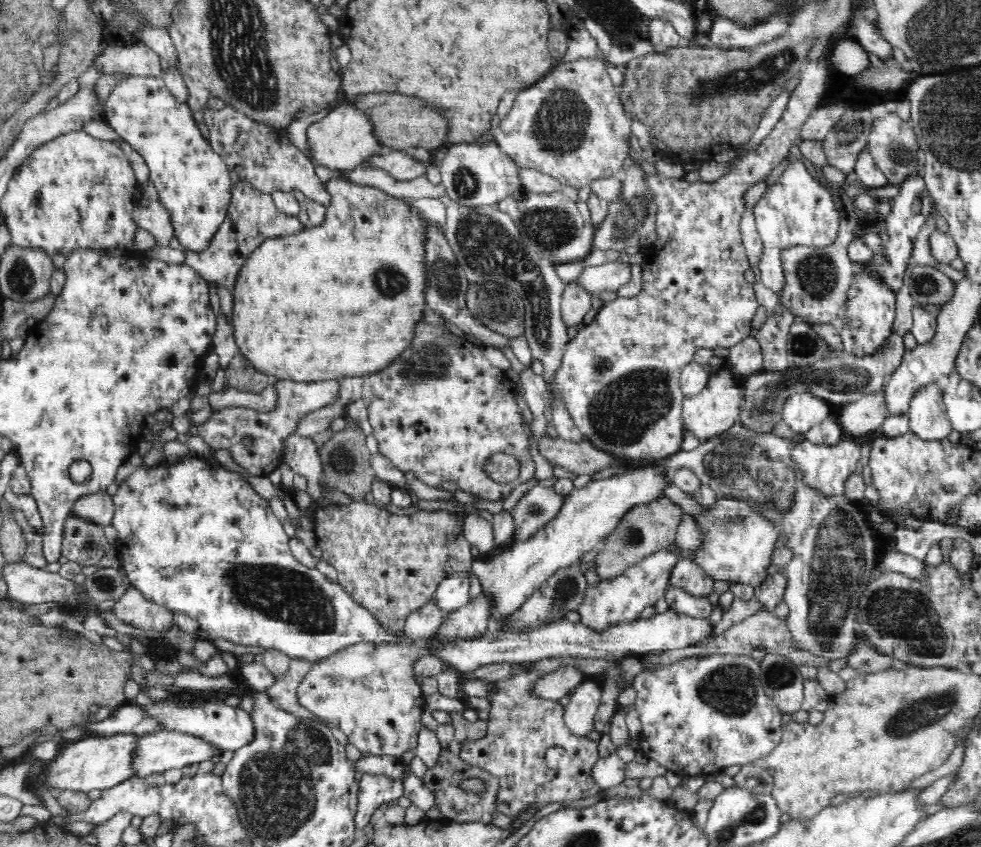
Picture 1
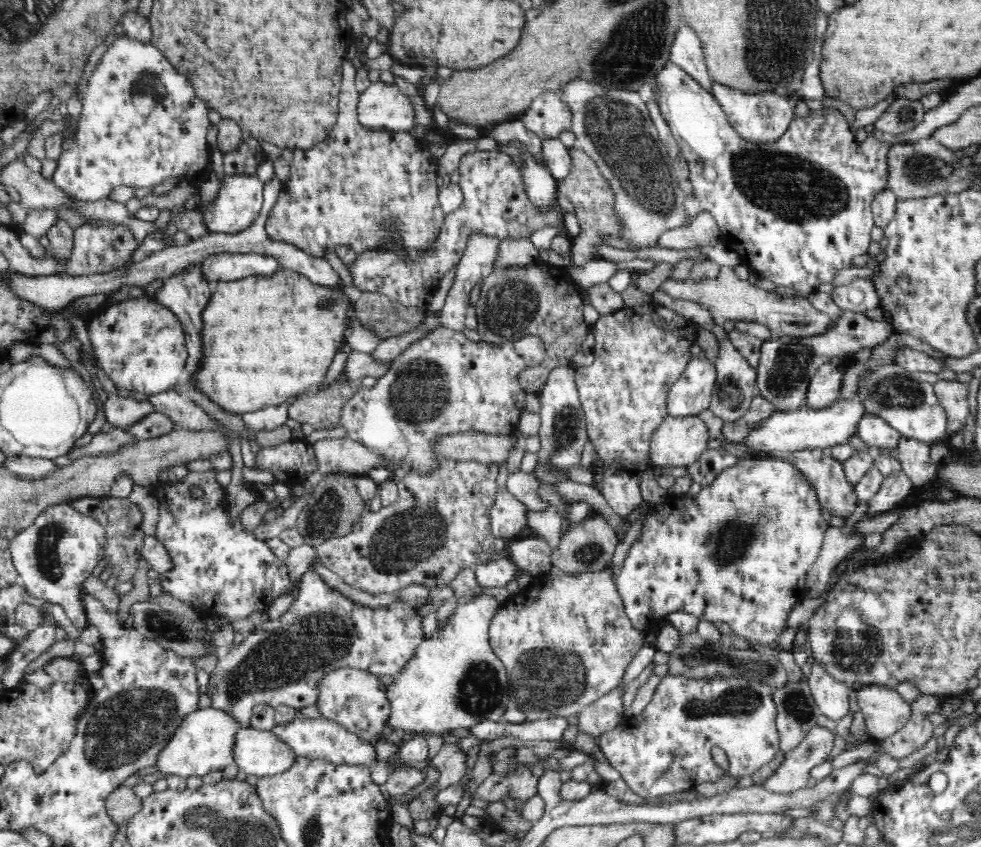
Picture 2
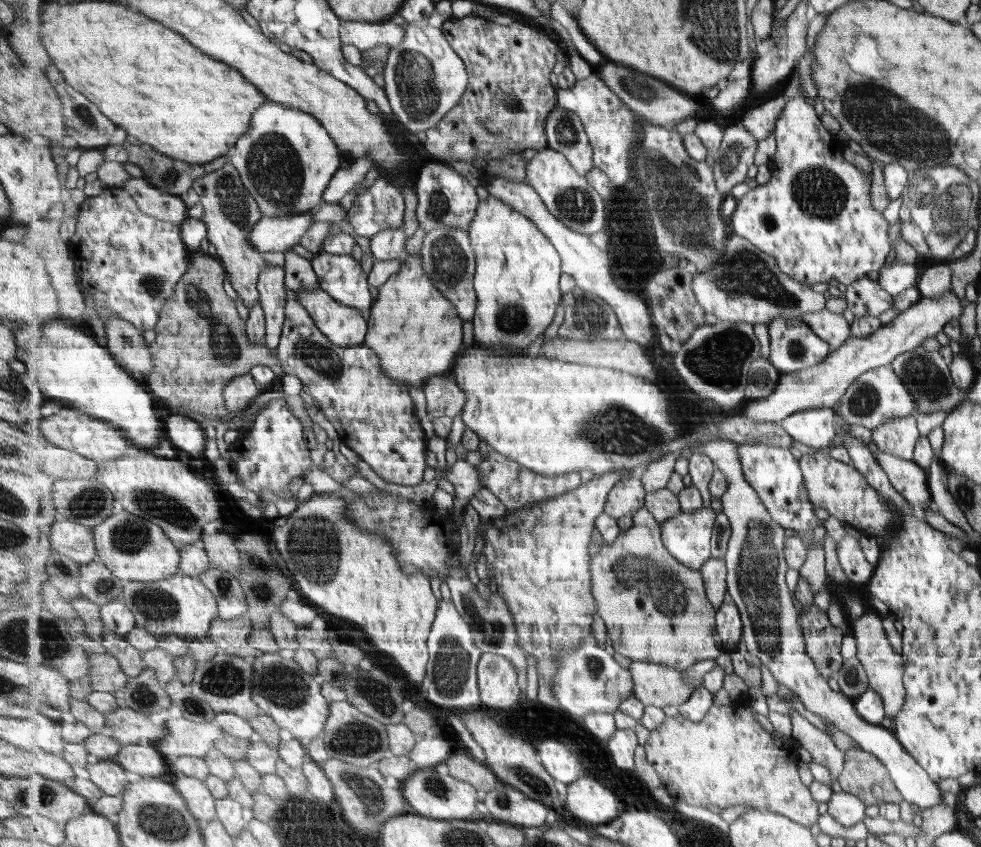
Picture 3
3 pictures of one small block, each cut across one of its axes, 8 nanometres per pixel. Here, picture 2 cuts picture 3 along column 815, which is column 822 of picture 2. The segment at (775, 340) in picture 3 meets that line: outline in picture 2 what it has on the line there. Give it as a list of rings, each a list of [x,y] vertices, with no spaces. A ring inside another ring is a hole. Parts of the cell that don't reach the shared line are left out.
[[[845,307],[840,309],[842,316],[836,322],[831,322],[831,326],[822,334],[808,337],[777,337],[763,341],[760,362],[756,367],[757,387],[762,396],[777,406],[778,411],[806,407],[807,385],[822,365],[853,359],[858,350],[871,349],[877,344],[882,344],[894,332],[888,320],[876,322],[870,320],[862,310],[846,310]]]

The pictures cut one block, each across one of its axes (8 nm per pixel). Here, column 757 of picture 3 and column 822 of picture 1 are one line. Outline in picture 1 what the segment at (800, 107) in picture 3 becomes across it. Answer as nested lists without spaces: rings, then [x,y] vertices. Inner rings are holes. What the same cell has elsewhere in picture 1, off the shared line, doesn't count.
[[[801,160],[788,164],[777,183],[772,185],[753,207],[755,226],[763,241],[763,251],[759,258],[757,272],[764,286],[771,288],[777,295],[782,288],[781,252],[792,246],[828,246],[838,236],[841,215],[832,199],[831,192],[814,180]]]

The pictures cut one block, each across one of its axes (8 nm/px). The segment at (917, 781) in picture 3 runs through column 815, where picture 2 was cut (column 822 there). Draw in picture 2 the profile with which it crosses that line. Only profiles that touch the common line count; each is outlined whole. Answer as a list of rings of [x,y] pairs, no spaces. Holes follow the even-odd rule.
[[[810,659],[805,672],[809,679],[810,690],[821,714],[837,721],[849,713],[848,689],[851,687],[834,678],[825,669],[825,666],[826,664],[818,663],[816,659]]]

